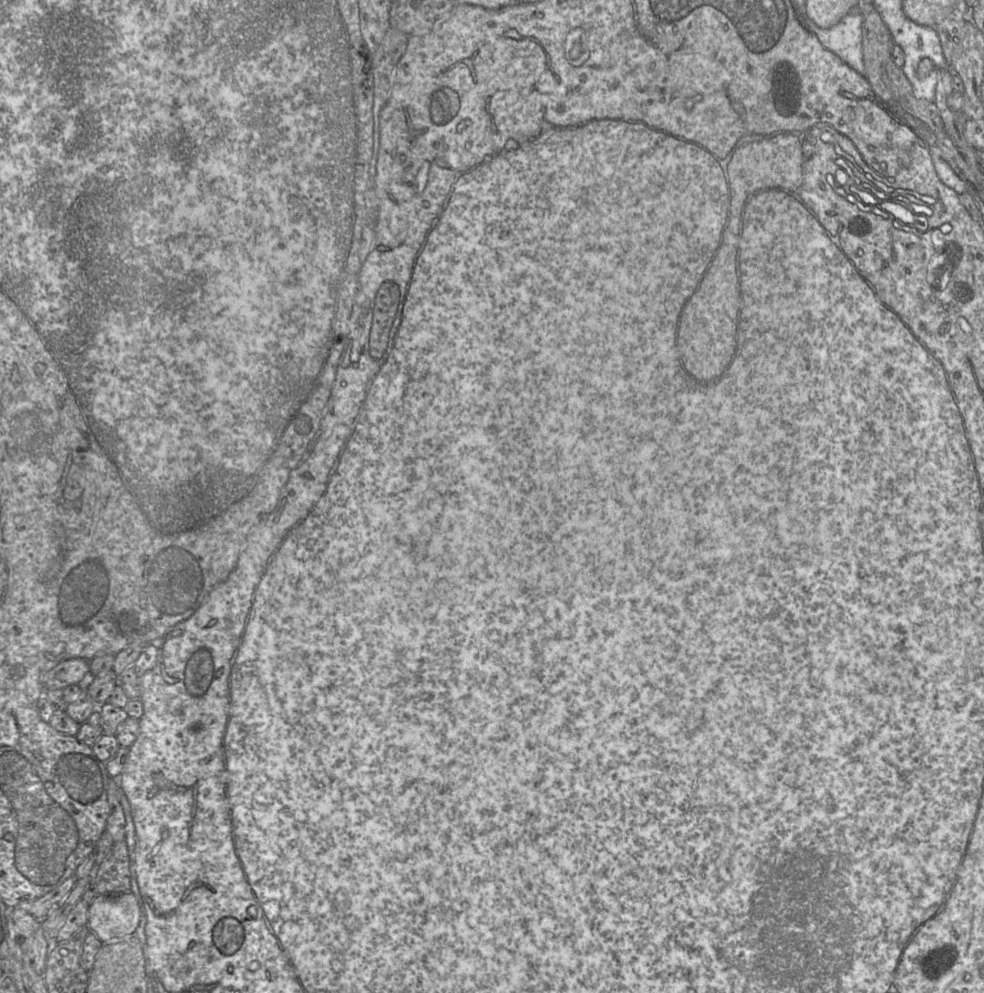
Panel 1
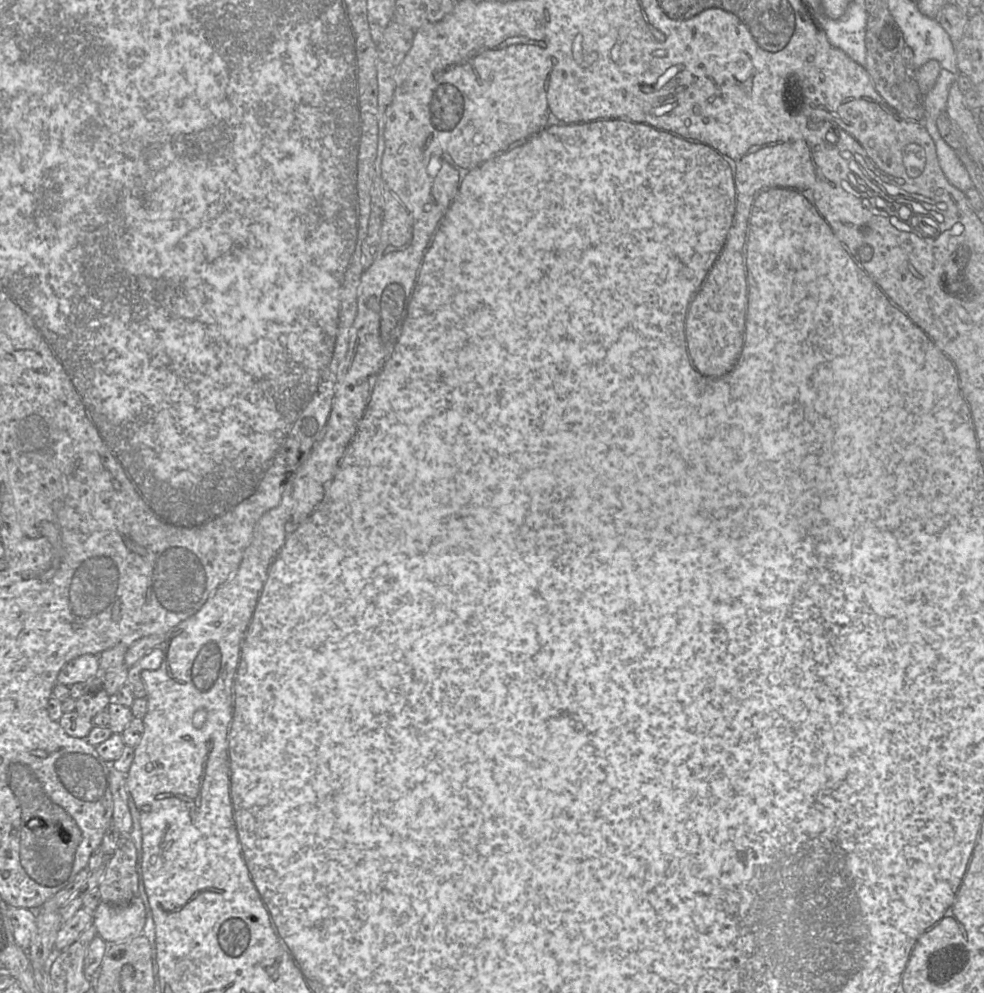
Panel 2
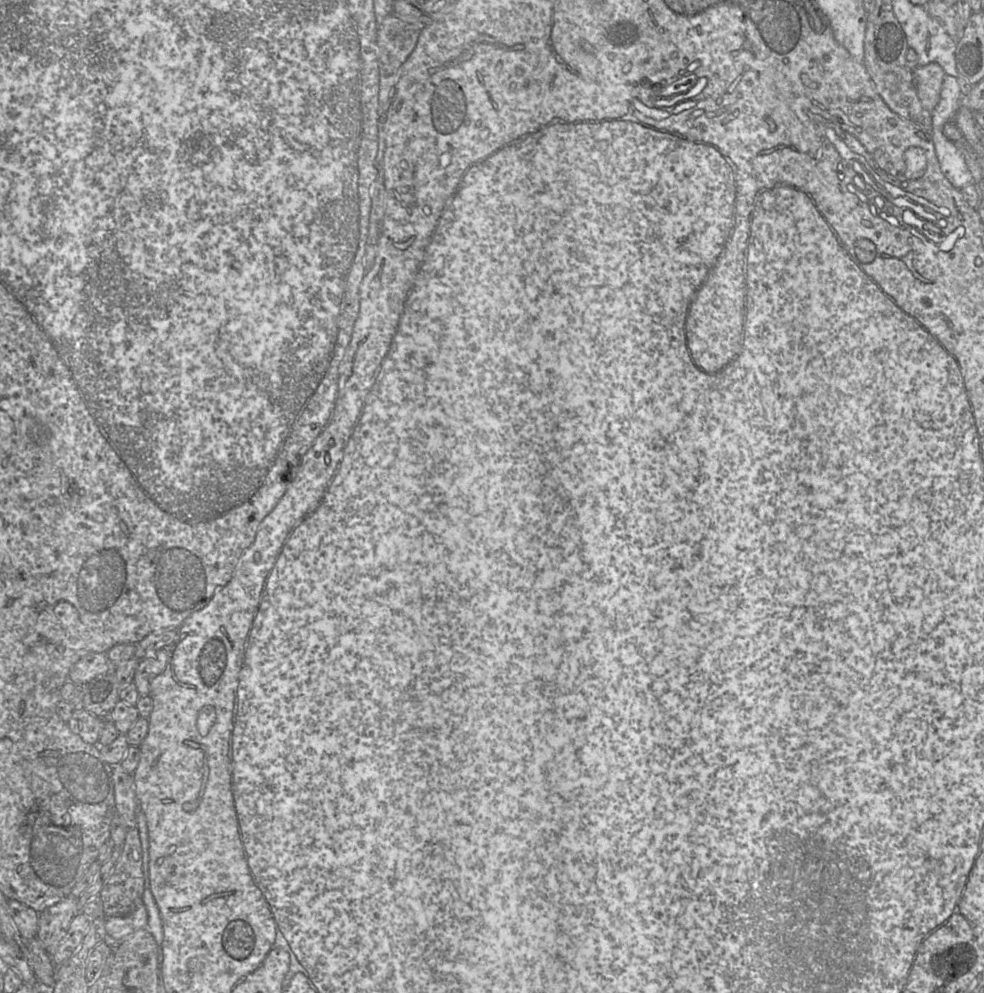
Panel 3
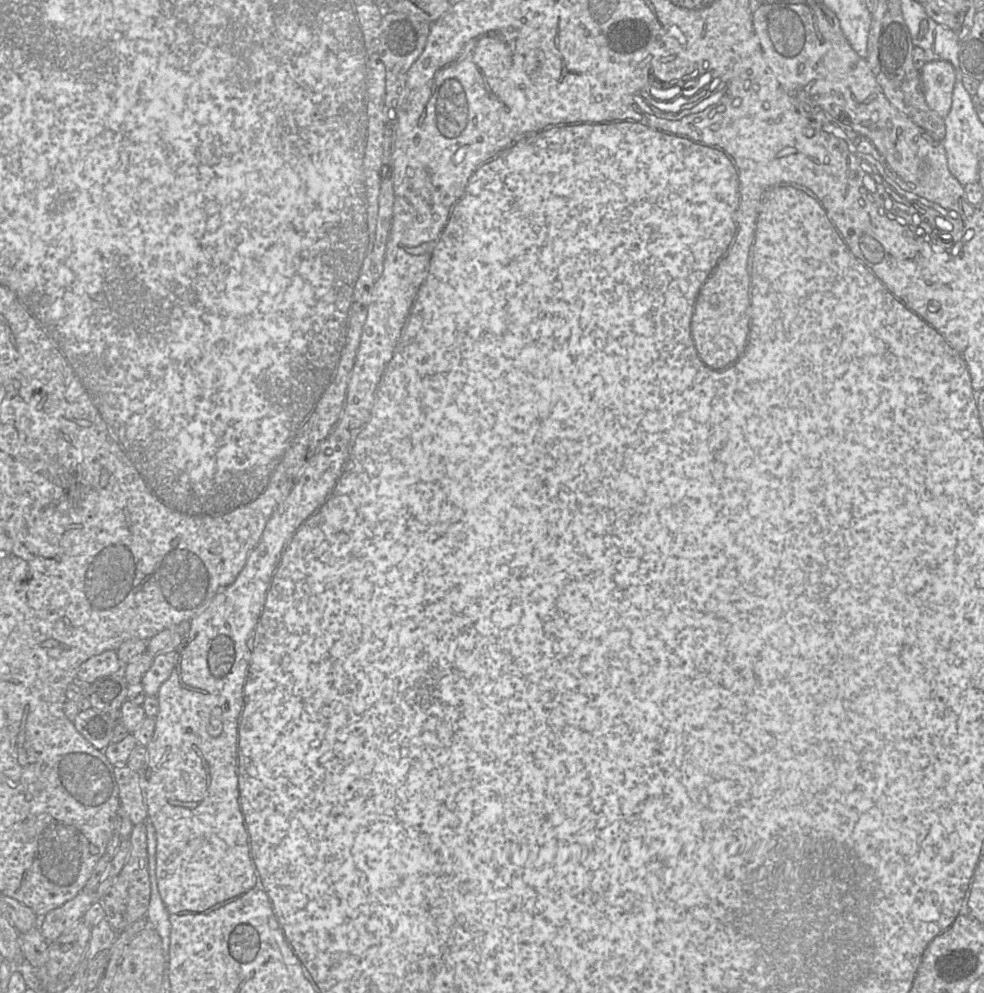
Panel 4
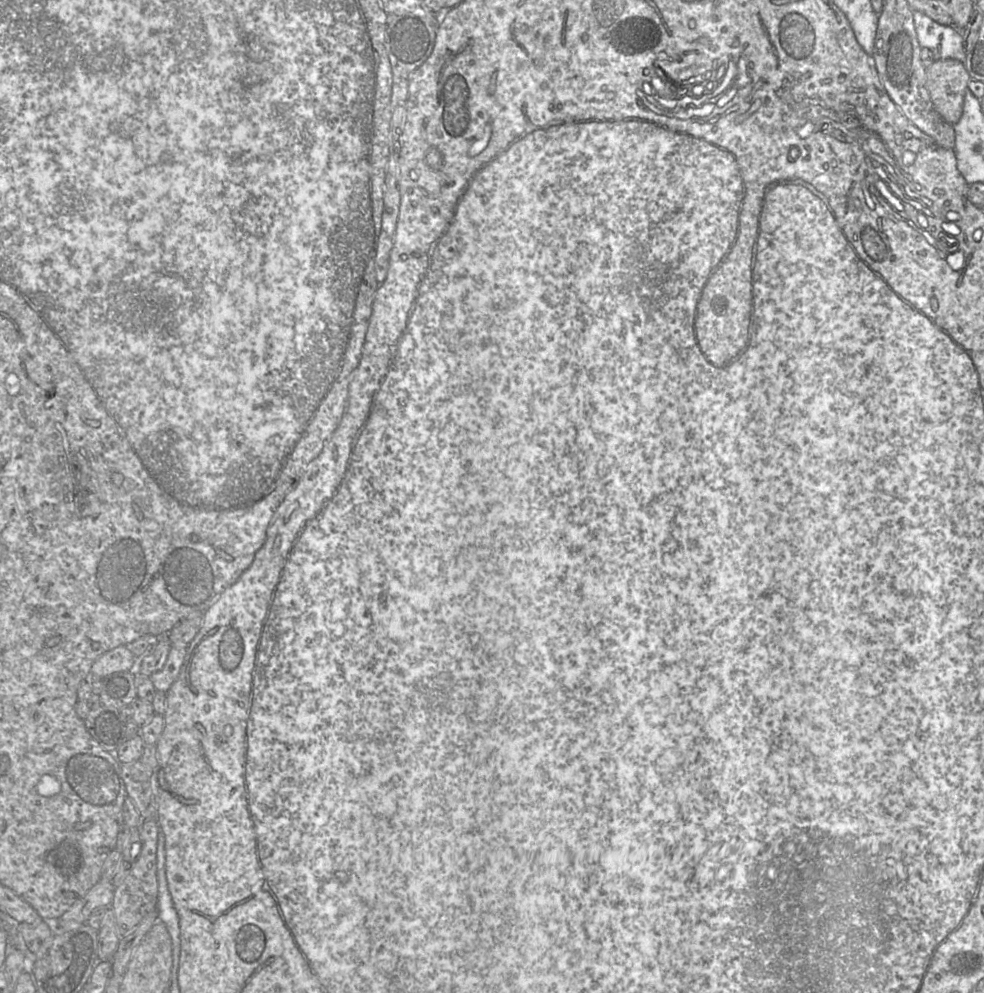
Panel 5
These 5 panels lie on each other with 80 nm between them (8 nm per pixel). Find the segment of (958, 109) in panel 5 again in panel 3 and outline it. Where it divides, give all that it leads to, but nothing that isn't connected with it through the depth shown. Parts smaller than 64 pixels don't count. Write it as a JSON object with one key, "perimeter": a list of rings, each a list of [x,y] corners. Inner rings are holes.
{"perimeter":[[[935,62],[913,70],[918,97],[927,111],[932,112],[939,102],[945,76],[943,68]]]}

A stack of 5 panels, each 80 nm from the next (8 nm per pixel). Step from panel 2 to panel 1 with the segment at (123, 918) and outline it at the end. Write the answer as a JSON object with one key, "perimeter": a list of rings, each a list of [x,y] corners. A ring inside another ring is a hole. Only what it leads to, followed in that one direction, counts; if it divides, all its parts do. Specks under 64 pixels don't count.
{"perimeter":[[[133,893],[96,896],[88,906],[87,927],[102,943],[136,937],[141,903]]]}

